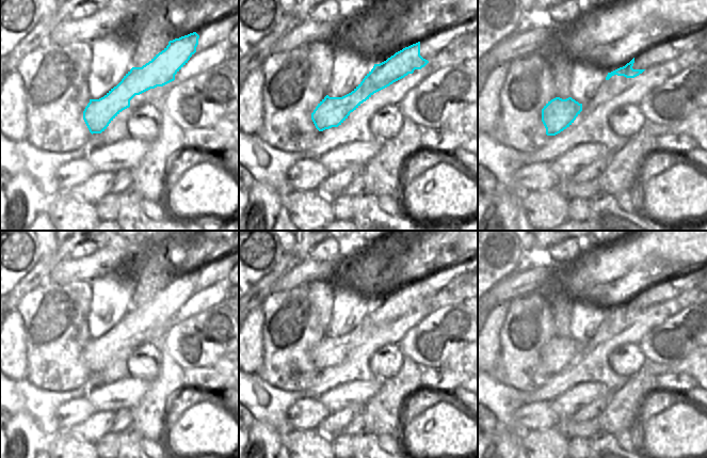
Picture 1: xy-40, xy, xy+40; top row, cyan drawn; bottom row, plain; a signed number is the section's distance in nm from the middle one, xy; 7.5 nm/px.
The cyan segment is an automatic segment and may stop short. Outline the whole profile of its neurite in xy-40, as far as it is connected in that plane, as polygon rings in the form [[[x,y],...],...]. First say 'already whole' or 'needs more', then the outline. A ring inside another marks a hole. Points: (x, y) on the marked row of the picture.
already whole | [[[196,32],[175,38],[148,63],[132,67],[122,81],[99,99],[90,99],[83,120],[93,133],[101,133],[125,109],[130,100],[150,89],[163,86],[175,80],[175,75],[196,52],[199,35]]]

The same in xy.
already whole | [[[420,42],[396,52],[386,61],[374,64],[363,81],[349,94],[342,97],[326,95],[311,113],[311,120],[319,131],[338,127],[364,101],[374,93],[393,82],[421,69],[429,63],[420,56]]]

